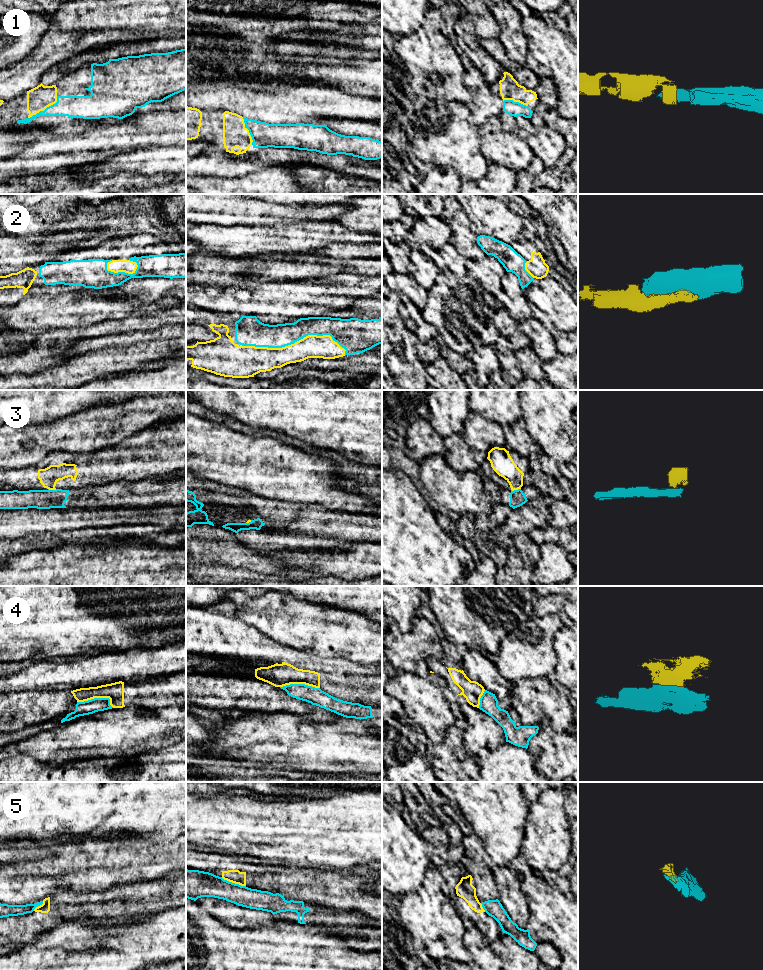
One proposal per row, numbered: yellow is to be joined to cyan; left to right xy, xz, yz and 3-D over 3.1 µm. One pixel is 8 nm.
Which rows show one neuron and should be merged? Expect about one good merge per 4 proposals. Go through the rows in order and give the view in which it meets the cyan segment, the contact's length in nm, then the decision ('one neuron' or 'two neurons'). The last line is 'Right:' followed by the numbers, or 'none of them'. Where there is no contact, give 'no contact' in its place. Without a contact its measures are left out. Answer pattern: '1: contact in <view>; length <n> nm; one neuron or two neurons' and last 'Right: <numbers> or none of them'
1: contact in xy; length 300 nm; one neuron
2: contact in xz; length 850 nm; one neuron
3: contact in yz; length 80 nm; two neurons
4: contact in xy; length 300 nm; two neurons
5: contact in xz; length 220 nm; two neurons
Right: 1, 2

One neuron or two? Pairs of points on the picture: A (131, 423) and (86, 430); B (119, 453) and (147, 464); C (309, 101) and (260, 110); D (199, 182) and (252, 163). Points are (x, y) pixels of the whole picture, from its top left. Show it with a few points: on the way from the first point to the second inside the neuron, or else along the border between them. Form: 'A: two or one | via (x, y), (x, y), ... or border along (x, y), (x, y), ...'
A: one | via (120, 422), (114, 422), (97, 428)
B: one | via (126, 460), (129, 463), (140, 463)
C: one | via (297, 104), (272, 106)
D: two | border along (209, 174), (223, 177), (239, 177), (241, 175)

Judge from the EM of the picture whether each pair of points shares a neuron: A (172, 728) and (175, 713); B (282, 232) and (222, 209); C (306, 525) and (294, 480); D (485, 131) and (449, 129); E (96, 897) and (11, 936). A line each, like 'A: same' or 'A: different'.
A: different
B: different
C: different
D: different
E: same

